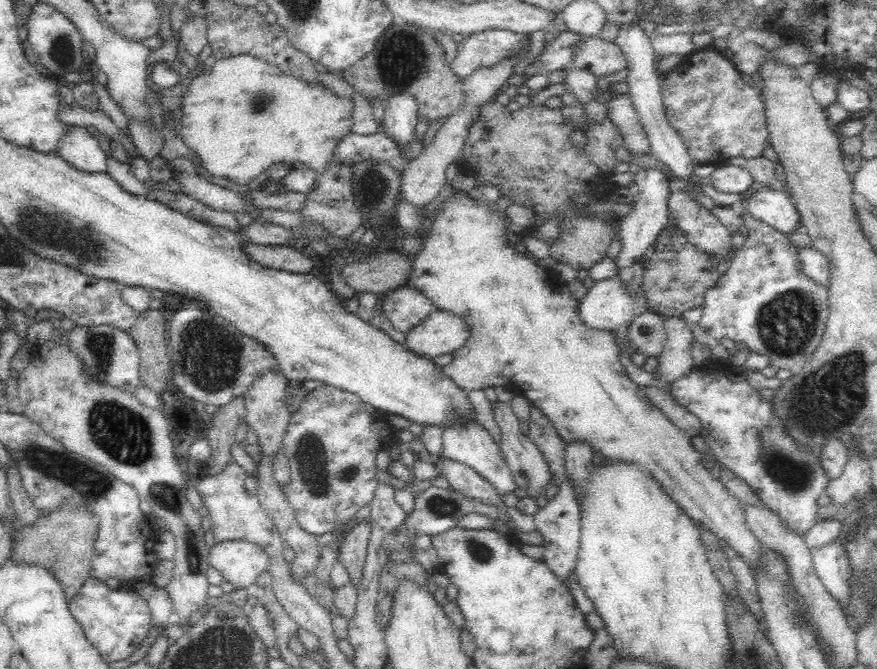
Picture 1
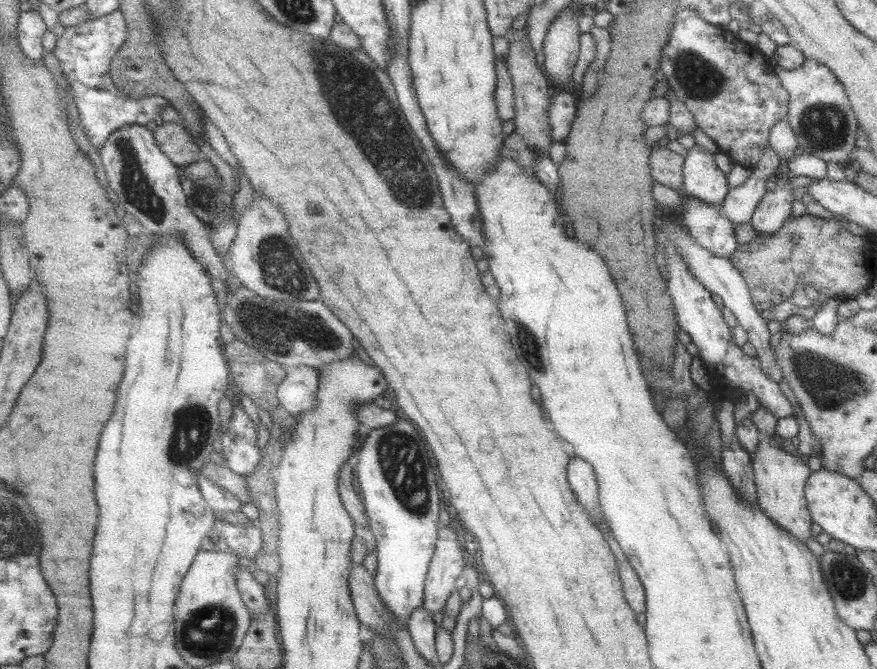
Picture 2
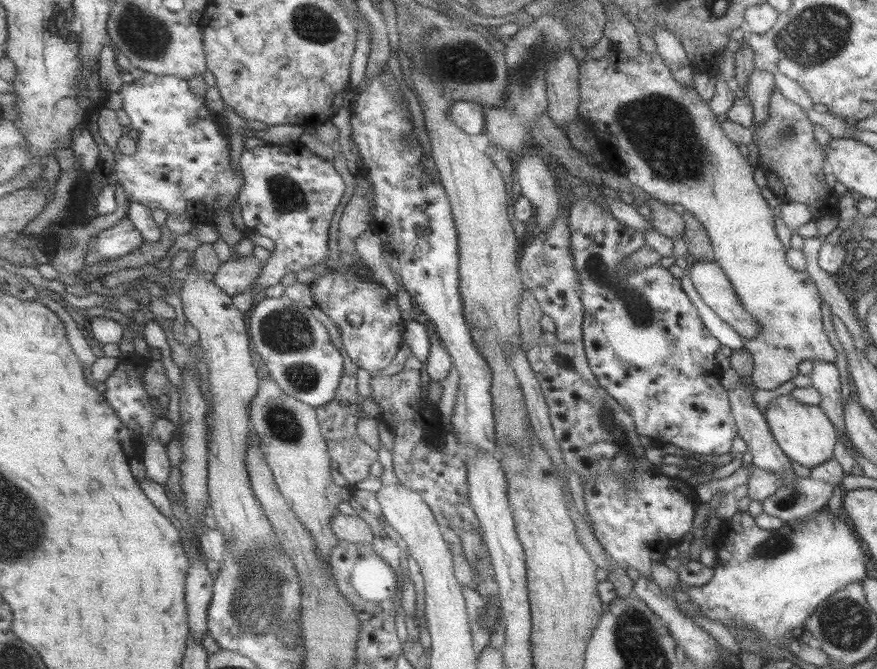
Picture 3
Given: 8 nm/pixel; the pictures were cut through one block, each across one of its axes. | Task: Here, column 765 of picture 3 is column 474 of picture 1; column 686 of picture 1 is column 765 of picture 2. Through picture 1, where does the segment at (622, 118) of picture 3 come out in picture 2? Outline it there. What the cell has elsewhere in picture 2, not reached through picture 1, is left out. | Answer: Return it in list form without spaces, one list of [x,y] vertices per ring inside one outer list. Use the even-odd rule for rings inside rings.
[[[761,434],[757,448],[751,457],[756,502],[763,515],[769,517],[777,527],[789,533],[793,539],[805,543],[811,538],[812,520],[804,498],[805,482],[812,473],[807,467],[806,458],[791,456],[773,441],[774,434]]]

